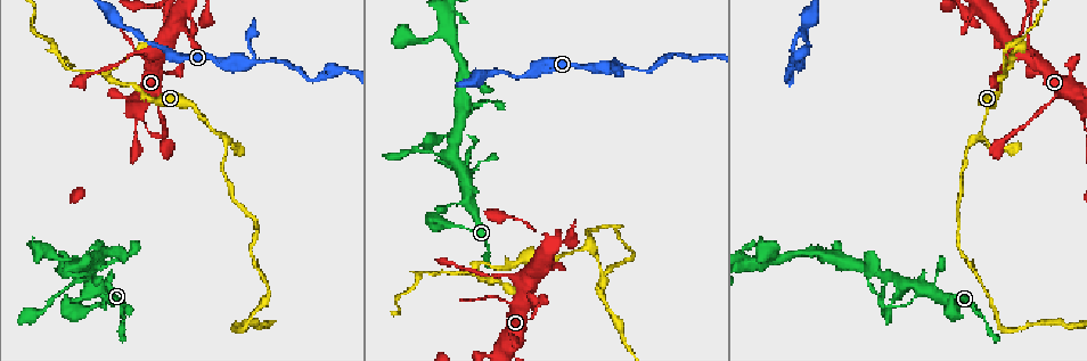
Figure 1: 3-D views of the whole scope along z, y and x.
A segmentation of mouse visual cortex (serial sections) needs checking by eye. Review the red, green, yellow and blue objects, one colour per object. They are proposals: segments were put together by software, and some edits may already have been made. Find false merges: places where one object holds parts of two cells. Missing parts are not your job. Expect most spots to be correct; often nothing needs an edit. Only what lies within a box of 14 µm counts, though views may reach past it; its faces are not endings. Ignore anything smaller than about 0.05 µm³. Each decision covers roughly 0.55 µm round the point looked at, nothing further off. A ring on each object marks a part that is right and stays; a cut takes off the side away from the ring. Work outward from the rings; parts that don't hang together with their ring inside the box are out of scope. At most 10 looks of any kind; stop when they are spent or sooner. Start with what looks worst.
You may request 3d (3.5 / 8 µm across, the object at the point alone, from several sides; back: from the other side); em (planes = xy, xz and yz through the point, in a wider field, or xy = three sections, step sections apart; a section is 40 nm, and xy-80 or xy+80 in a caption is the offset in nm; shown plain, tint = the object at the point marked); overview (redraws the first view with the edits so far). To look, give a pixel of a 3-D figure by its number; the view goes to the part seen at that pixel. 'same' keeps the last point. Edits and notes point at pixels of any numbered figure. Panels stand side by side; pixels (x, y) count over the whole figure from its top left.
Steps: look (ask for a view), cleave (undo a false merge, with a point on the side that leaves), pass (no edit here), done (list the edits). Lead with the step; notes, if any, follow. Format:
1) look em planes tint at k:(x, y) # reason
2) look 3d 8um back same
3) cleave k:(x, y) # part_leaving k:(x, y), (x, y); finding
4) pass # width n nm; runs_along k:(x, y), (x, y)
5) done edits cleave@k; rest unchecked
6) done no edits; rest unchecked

look 3d 3.5um at 1:(255, 60) # two arms in line, one across

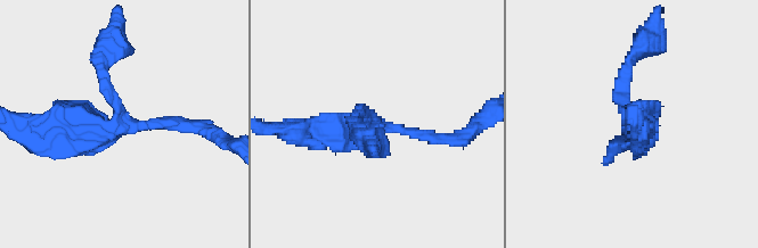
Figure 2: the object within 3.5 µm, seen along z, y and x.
look em xy step 1 tint at 2:(117, 126)

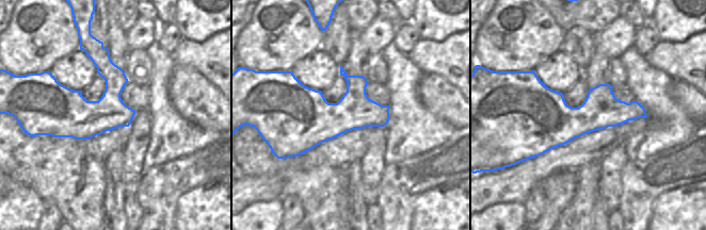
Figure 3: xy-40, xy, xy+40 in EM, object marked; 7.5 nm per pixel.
pass # runs_along 2:(303, 131), (380, 123), (447, 137); continuous, no second cell

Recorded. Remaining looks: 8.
look 3d 3.5um at 1:(675, 54) # abrupt turn

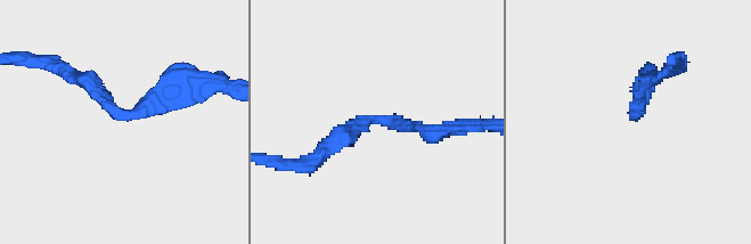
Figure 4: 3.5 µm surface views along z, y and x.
look em planes tint at 4:(117, 113) # shape alone is not enough

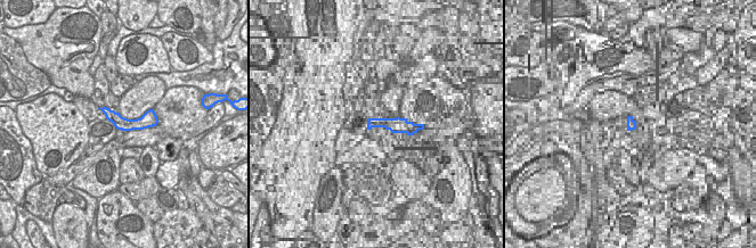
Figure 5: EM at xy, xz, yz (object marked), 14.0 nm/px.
pass # width 190 nm; runs_along 5:(106, 110), (120, 123), (154, 118); all the same cell

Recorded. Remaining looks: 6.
look 3d 3.5um at 1:(106, 77) # three-way junction

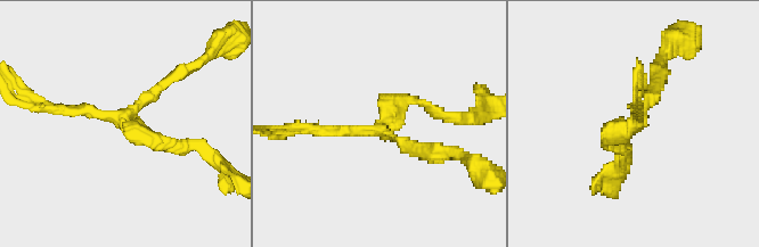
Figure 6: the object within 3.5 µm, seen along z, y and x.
look em xy step 1 tint at 6:(638, 120)

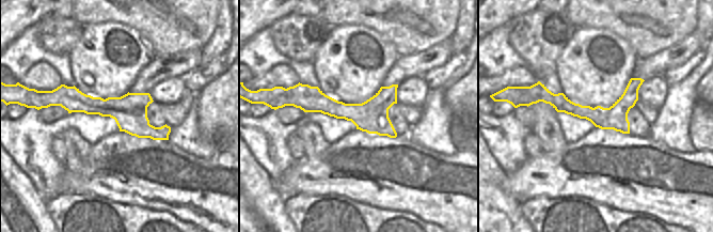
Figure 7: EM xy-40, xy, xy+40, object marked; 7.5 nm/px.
pass # arm_widths 150, 150, 150 nm; runs_along 6:(177, 146), (117, 117), (48, 107); all the same cell

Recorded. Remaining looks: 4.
look 3d 8um at 1:(512, 305) # arms part here

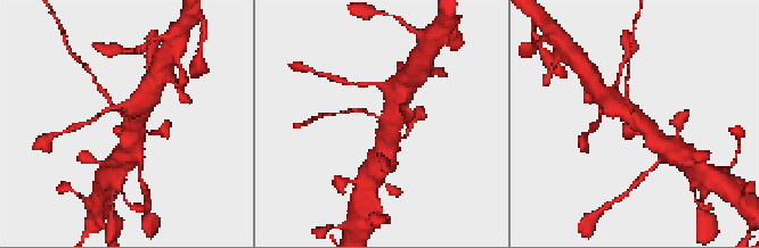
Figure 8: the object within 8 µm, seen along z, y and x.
look em xy step 1 tint at 8:(127, 114) # arms 3; arm_widths 100, 500, 600 nm; need the tissue

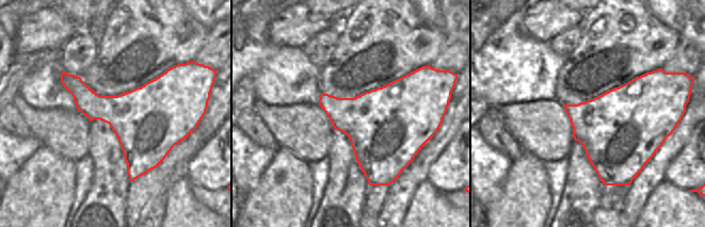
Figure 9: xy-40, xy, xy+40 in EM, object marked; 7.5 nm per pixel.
cleave 8:(104, 91) # part_leaving 8:(373, 115), (362, 109), (345, 112); a second cell is stuck on

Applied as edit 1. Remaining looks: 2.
done edits cleave@8; rest unchecked

